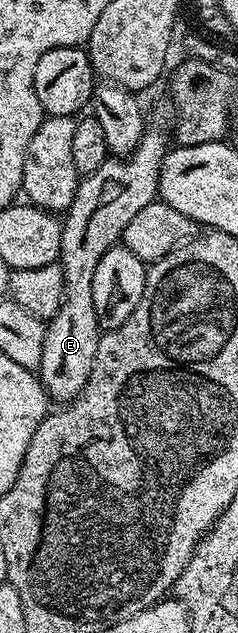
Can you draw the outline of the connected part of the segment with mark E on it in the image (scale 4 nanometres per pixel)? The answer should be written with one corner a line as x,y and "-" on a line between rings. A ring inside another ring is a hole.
145,131
138,146
127,158
109,158
94,170
94,174
83,177
76,185
74,202
68,211
63,213
62,250
58,261
64,275
64,301
60,303
58,314
47,321
44,330
44,345
42,346
42,362
38,369
40,383
53,401
71,402
86,386
90,378
90,370
94,366
94,358
98,350
98,342
102,335
102,325
94,310
94,270
98,270
98,262
102,262
102,254
106,250
117,247
123,237
126,226
130,226
130,218
150,206
160,191
160,171
164,156
170,151
170,140
160,132

